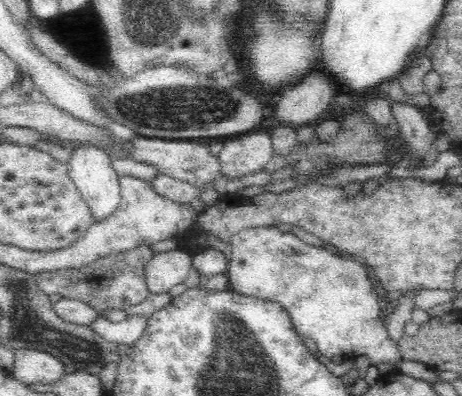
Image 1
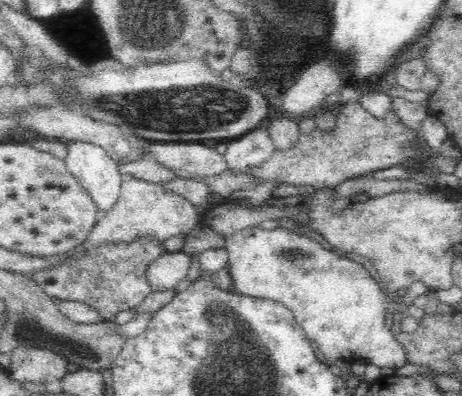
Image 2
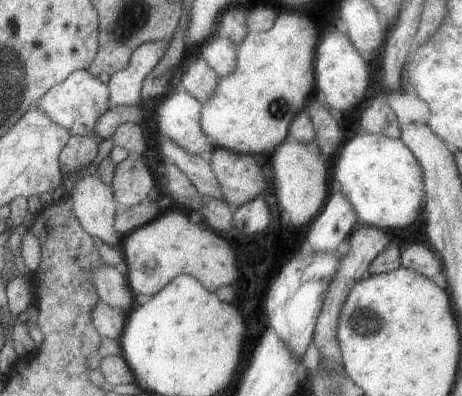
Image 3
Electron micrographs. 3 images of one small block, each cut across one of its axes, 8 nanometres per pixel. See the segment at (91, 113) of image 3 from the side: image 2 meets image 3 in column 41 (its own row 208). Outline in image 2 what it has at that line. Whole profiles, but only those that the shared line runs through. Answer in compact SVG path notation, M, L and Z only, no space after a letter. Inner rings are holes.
M68 142L66 166L80 186L90 194L98 214L106 214L122 192L122 174L116 160L90 142Z

